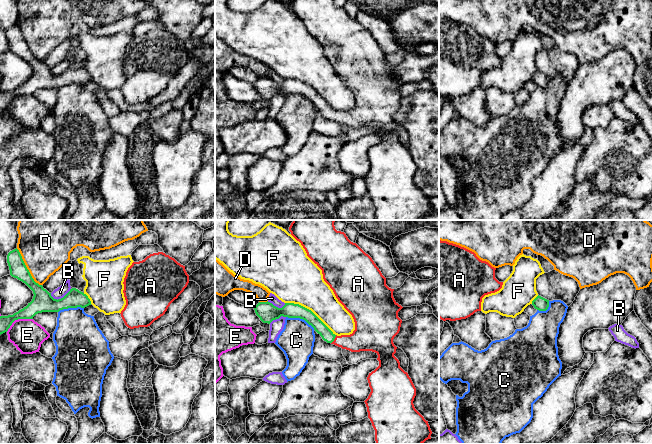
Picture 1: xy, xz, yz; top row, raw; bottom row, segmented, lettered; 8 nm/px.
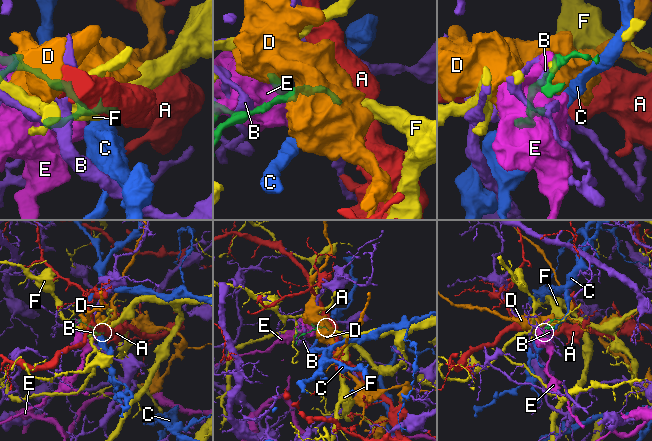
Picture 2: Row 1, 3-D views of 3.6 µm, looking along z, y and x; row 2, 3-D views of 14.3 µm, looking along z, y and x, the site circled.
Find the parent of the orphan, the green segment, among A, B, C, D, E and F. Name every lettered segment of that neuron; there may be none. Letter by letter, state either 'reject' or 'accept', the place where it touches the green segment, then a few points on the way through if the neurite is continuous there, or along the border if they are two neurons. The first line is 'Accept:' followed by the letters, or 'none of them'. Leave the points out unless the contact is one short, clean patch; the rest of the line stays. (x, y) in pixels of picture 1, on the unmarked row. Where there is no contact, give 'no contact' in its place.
Accept: A
A: accept; contact xz (334, 114); way xz (327, 111), (334, 114), (360, 116), (365, 113)
B: reject; contact xy (61, 74)
C: reject; contact xz (300, 94); border xz (286, 92), (304, 95), (314, 105)
D: reject; contact xy (26, 44)
E: reject; contact xy (18, 94)
F: reject; contact xz (310, 86)

